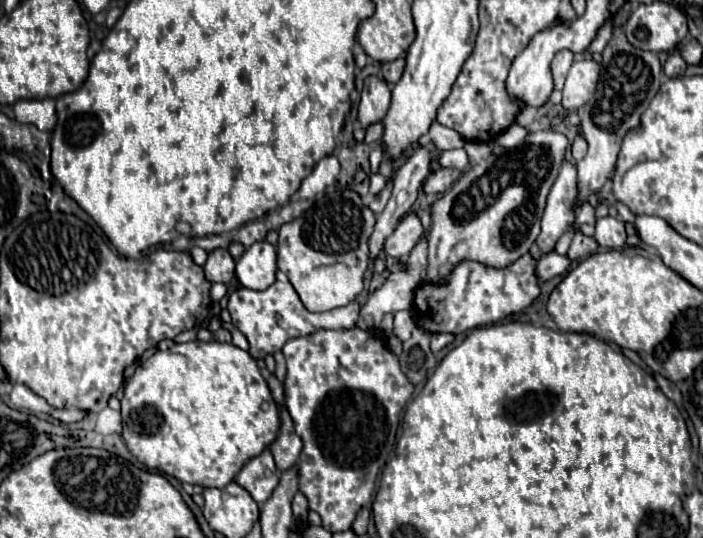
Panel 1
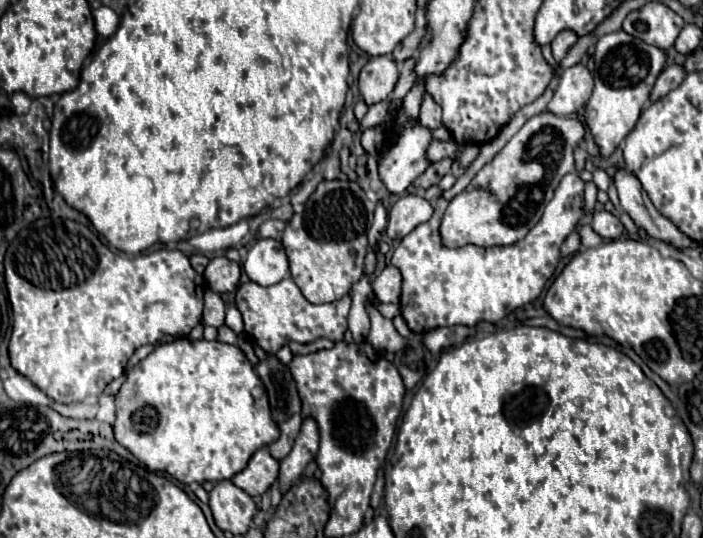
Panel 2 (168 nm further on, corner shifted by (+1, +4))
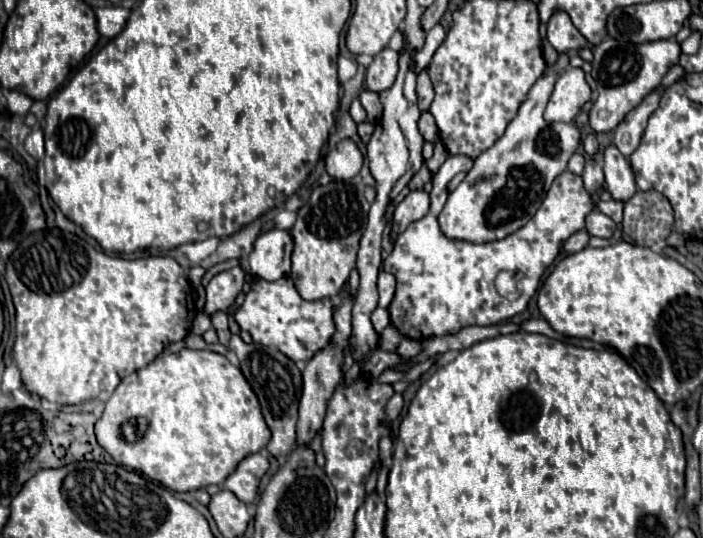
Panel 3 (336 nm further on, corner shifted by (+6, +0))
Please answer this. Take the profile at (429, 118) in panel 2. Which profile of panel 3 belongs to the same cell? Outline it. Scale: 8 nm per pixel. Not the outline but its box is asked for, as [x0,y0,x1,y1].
[417,68,433,112]

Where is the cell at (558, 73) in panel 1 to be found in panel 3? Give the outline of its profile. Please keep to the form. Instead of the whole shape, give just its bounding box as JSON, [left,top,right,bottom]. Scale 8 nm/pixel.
[547,10,595,52]

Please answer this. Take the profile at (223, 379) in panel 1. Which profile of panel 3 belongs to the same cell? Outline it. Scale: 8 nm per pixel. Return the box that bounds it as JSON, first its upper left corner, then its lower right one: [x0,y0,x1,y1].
[95,348,269,492]

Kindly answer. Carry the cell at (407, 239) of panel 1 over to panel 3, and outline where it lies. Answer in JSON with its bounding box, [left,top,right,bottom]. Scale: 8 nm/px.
[393,190,429,234]

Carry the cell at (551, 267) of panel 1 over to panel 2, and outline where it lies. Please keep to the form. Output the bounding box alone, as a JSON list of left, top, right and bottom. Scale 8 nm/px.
[560,232,580,256]

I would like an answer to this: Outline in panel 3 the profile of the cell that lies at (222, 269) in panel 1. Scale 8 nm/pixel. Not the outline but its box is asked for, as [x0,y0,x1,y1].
[201,266,245,316]

